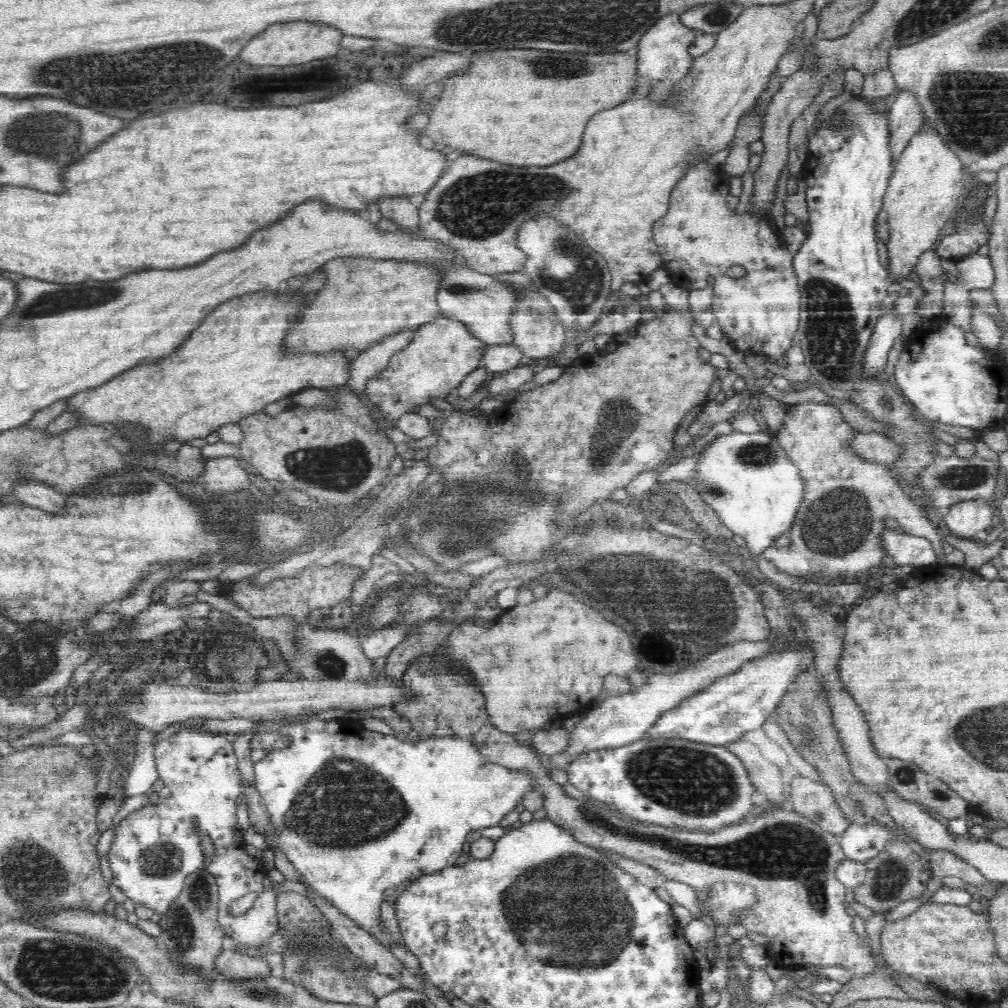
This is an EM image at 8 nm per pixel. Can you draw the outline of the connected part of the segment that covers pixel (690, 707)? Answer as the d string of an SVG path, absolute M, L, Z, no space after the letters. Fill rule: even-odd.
M803 641L800 650L769 653L744 664L732 675L716 679L715 683L699 695L683 700L676 708L663 712L647 730L645 738L682 738L704 744L725 746L740 740L746 732L760 728L766 720L777 724L776 706L787 694L796 678L812 669L816 654L809 642Z

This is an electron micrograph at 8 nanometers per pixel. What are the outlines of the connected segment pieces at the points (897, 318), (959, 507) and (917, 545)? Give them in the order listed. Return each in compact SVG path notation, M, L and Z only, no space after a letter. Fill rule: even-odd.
M896 309L884 313L876 323L872 340L866 352L866 369L868 372L882 372L886 368L886 361L890 348L896 338L902 335L902 315Z
M966 500L943 511L943 519L951 533L966 539L975 539L980 530L990 530L995 522L994 510L987 502Z
M886 527L878 536L879 542L896 562L896 566L925 566L937 562L932 543L925 538L904 534L902 530L888 530Z

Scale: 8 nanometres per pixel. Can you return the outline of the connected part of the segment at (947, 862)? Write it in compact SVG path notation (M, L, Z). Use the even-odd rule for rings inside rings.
M930 851L930 864L934 876L954 876L962 883L974 886L988 885L990 882L981 872L966 864L959 856L950 851Z

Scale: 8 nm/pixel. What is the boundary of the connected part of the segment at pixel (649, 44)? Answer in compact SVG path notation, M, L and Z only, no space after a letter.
M679 13L660 17L641 36L638 42L638 75L651 80L653 89L648 94L650 98L664 98L689 71L693 61L689 55L689 46L694 39L692 29L684 25Z

